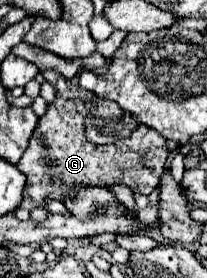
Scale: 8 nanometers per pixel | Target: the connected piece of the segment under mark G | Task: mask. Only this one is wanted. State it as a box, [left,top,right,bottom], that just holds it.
[17,98,169,206]

